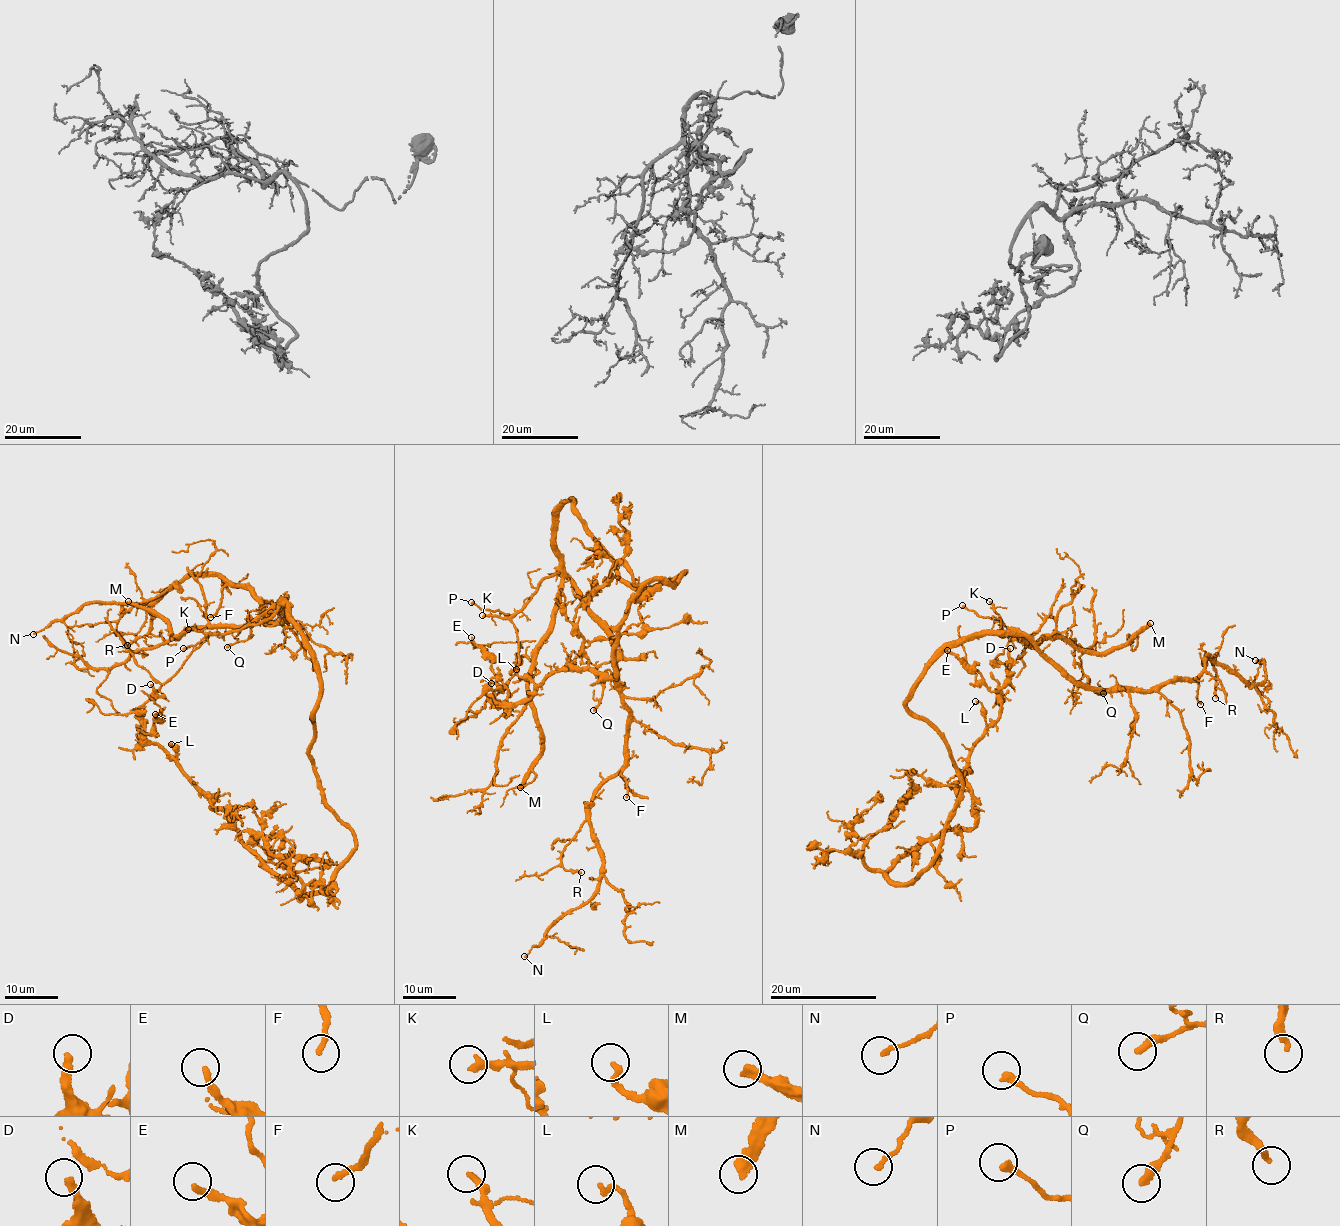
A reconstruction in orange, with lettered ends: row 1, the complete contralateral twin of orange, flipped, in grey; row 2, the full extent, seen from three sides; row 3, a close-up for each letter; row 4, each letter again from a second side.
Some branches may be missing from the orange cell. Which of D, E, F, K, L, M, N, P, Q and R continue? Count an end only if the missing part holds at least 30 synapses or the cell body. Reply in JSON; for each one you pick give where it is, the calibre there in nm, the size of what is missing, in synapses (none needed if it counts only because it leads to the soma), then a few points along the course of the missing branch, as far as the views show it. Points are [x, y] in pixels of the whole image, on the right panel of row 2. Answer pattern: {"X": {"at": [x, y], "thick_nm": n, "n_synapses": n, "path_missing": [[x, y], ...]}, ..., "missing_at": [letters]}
{"D": {"at": [1010, 648], "thick_nm": 280, "n_synapses": 35, "path_missing": [[1010, 648], [1011, 641], [1006, 632], [983, 616]]}, "F": {"at": [1200, 704], "thick_nm": 200, "n_synapses": 50, "path_missing": [[1200, 704], [1197, 703], [1194, 711], [1199, 710], [1194, 723], [1187, 732], [1209, 730]]}, "K": {"at": [989, 601], "thick_nm": 240, "n_synapses": 45, "path_missing": [[989, 601], [985, 587], [992, 581], [998, 540], [1008, 525], [1012, 481], [1050, 492]]}, "M": {"at": [1150, 623], "thick_nm": 400, "n_synapses": 80, "path_missing": [[1150, 623], [1167, 619], [1191, 586], [1201, 561], [1183, 518], [1170, 507], [1166, 509], [1157, 498]]}, "missing_at": ["D", "F", "K", "M"]}

